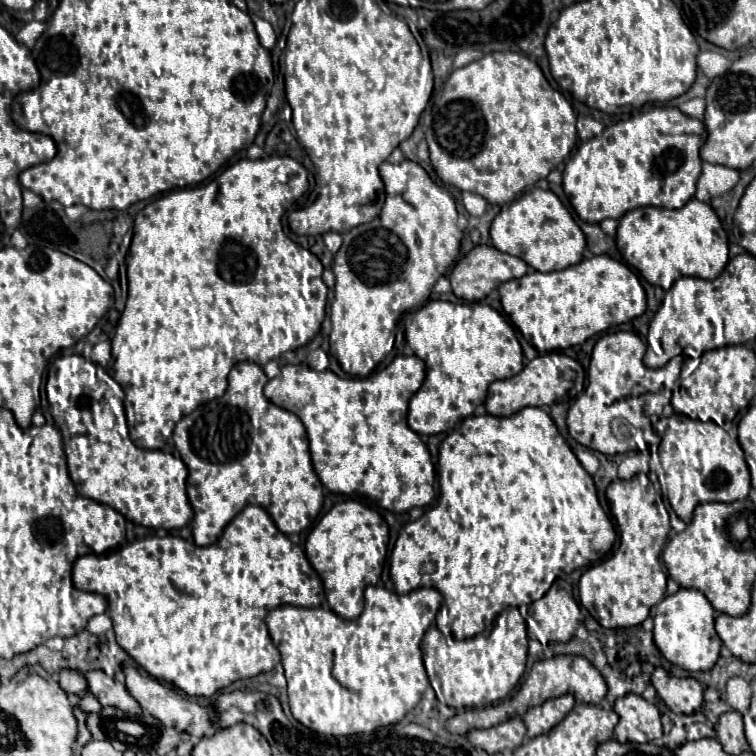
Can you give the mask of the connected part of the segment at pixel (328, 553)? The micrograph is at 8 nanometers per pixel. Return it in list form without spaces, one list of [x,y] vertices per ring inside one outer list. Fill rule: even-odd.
[[[348,499],[336,503],[312,529],[306,539],[306,557],[318,571],[330,609],[344,619],[358,619],[364,609],[364,589],[378,583],[388,551],[388,525],[384,519],[362,505]]]

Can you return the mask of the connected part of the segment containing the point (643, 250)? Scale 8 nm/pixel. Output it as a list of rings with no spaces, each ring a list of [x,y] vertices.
[[[690,199],[682,209],[640,207],[628,211],[616,233],[618,251],[648,283],[670,289],[674,279],[684,275],[700,279],[716,279],[728,263],[728,237],[714,209],[708,203]]]

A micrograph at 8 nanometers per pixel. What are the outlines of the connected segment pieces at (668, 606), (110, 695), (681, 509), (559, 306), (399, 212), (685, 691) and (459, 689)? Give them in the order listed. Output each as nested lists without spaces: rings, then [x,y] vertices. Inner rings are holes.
[[[680,589],[676,595],[664,597],[656,607],[654,643],[662,655],[686,671],[710,671],[720,657],[722,641],[714,631],[714,609],[710,601],[696,589]]]
[[[86,671],[82,673],[82,677],[88,681],[88,689],[100,701],[102,707],[112,705],[112,707],[118,707],[122,711],[136,713],[136,715],[142,711],[140,705],[128,695],[126,687],[114,677],[108,677],[104,671]]]
[[[674,413],[672,417],[662,417],[655,424],[654,428],[666,428],[661,434],[658,454],[650,453],[649,469],[655,472],[658,477],[661,492],[672,510],[684,523],[692,521],[692,511],[698,503],[706,501],[722,501],[722,503],[732,503],[732,501],[742,501],[748,497],[750,491],[750,471],[744,461],[744,451],[738,443],[738,439],[730,437],[722,427],[716,423],[702,423],[699,420],[692,420],[690,417]]]
[[[608,255],[582,259],[578,265],[562,271],[530,271],[526,277],[506,281],[498,291],[506,315],[540,353],[580,345],[596,333],[640,317],[646,311],[646,293],[636,273]]]
[[[384,161],[380,165],[380,177],[386,195],[400,195],[416,213],[408,209],[404,201],[385,202],[377,220],[358,225],[342,235],[344,243],[338,249],[332,267],[336,287],[334,303],[330,305],[330,347],[340,367],[354,377],[368,377],[392,351],[388,341],[398,319],[404,311],[428,303],[434,283],[456,261],[462,241],[454,197],[444,187],[436,185],[418,163]]]
[[[660,667],[660,669],[654,669],[654,673],[652,673],[652,685],[654,685],[658,697],[674,713],[690,715],[704,703],[704,699],[702,699],[704,689],[692,677],[678,679]]]
[[[516,607],[506,609],[498,615],[492,629],[476,637],[457,641],[453,636],[444,636],[437,628],[430,628],[422,643],[423,663],[436,697],[454,709],[482,707],[508,697],[526,667],[526,621]]]

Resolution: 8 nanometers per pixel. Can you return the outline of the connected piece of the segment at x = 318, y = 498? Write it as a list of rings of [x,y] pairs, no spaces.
[[[250,361],[236,363],[228,375],[226,393],[220,399],[204,403],[190,415],[182,417],[174,429],[174,445],[190,471],[186,481],[186,491],[188,491],[190,505],[194,509],[194,521],[192,521],[194,543],[200,547],[216,543],[224,527],[248,503],[256,503],[264,507],[270,513],[276,527],[286,535],[300,533],[312,527],[318,515],[319,518],[321,517],[323,485],[312,467],[306,429],[294,413],[276,407],[264,397],[266,383],[268,383],[268,377],[260,365]]]

